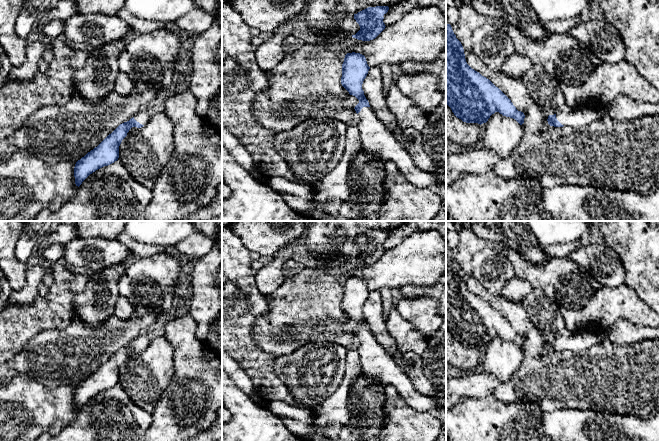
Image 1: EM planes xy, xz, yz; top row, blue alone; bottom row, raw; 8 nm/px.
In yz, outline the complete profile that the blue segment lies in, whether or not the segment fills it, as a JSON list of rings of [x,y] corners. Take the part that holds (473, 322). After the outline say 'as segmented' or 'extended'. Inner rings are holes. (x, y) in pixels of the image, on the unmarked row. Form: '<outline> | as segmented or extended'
[[[446,248],[446,328],[457,342],[466,347],[481,349],[495,336],[515,343],[520,349],[524,347],[524,337],[518,335],[511,324],[489,303],[467,288],[463,270],[450,248]]] | as segmented

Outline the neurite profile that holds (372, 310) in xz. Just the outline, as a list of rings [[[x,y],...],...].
[[[370,291],[363,305],[362,313],[376,341],[387,351],[389,356],[395,358],[398,349],[394,338],[386,329],[386,316],[383,313],[380,291]]]

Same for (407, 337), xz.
[[[397,306],[386,316],[386,329],[394,338],[401,354],[411,351],[421,356],[427,349],[428,338],[424,337],[414,324],[401,316]]]

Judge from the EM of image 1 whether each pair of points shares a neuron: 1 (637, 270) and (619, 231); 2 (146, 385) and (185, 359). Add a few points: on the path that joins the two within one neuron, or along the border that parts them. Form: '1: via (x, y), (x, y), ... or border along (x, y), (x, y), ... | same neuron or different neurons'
1: via (637, 260), (637, 249), (629, 241) | same neuron
2: border along (171, 344), (173, 351), (173, 377), (165, 389) | different neurons

